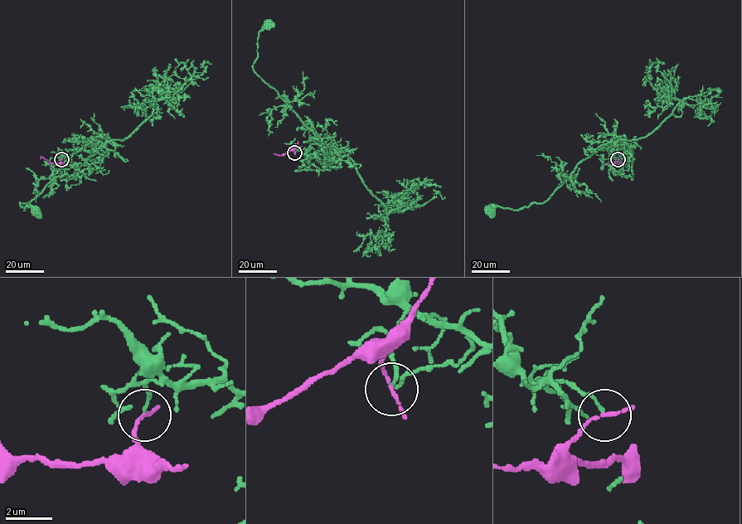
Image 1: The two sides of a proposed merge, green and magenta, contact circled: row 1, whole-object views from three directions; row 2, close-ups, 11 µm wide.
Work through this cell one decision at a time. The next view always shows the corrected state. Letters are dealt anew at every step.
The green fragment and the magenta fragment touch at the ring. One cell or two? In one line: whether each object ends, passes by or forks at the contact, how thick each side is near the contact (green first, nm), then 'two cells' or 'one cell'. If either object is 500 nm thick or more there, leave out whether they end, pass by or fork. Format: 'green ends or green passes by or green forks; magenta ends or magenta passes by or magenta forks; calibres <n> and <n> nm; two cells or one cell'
green ends; magenta passes by; calibres 100 and 120 nm; one cell

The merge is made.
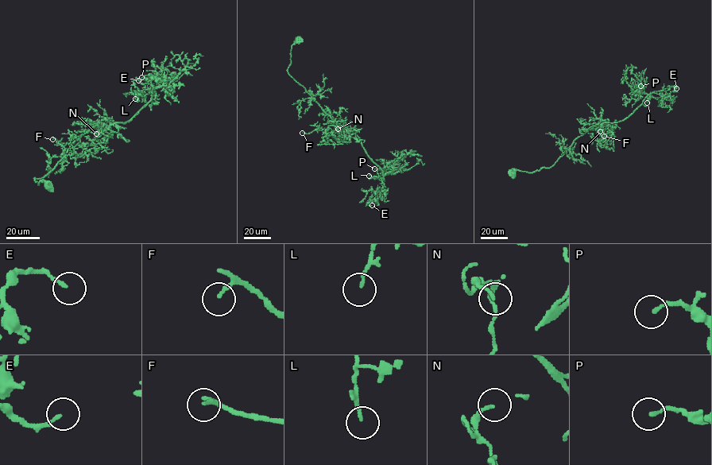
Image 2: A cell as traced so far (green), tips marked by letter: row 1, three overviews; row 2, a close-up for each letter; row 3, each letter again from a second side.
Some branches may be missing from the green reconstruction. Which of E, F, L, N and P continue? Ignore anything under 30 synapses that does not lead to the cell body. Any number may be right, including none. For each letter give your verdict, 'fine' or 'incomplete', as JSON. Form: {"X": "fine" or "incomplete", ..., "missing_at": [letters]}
{"E": "fine", "F": "fine", "L": "fine", "N": "fine", "P": "fine", "missing_at": []}

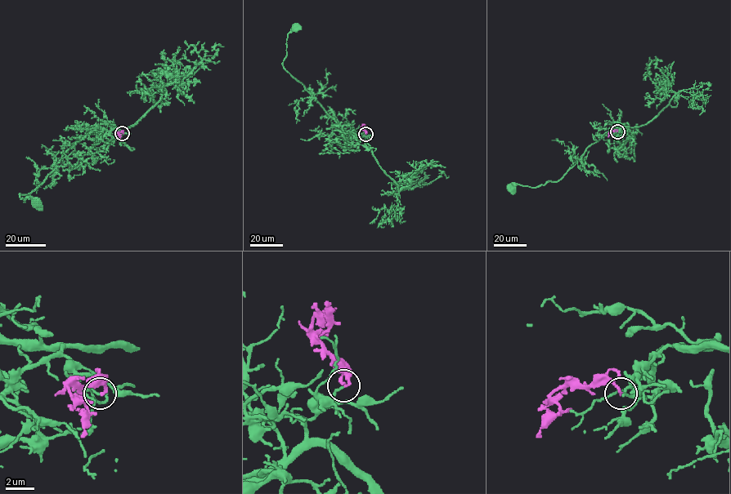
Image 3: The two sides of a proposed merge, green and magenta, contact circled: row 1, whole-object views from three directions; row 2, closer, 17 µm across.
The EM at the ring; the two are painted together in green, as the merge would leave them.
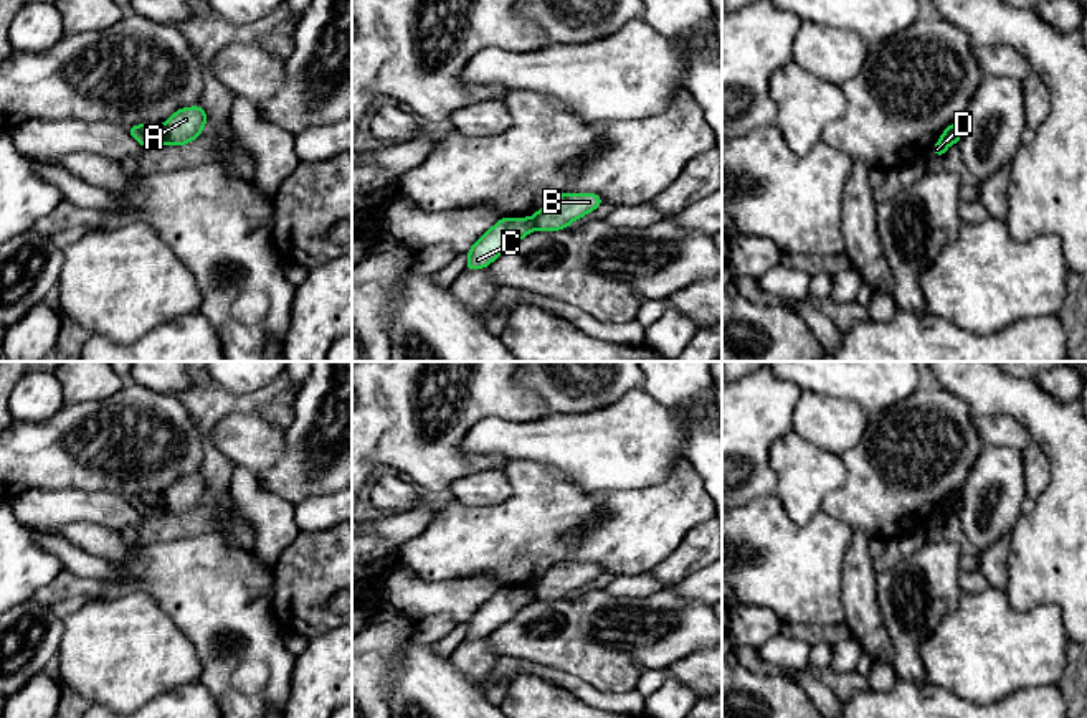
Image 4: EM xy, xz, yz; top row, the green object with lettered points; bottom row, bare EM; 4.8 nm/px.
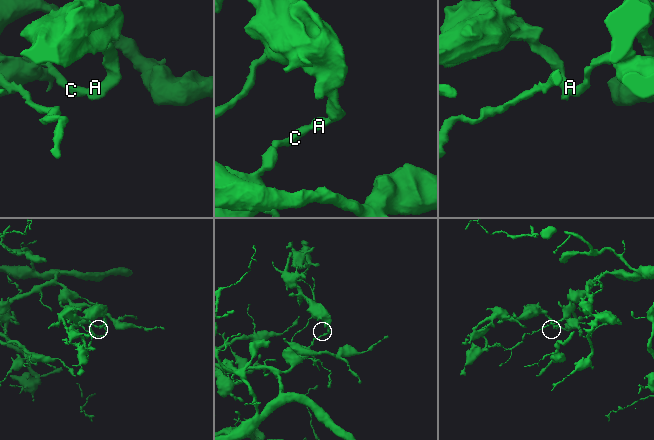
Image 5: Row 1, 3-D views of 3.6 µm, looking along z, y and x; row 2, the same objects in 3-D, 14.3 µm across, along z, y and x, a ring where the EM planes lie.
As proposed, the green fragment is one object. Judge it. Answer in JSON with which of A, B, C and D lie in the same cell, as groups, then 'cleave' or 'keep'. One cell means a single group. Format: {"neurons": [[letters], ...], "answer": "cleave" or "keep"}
{"neurons": [["A", "B", "D"], ["C"]], "answer": "cleave"}

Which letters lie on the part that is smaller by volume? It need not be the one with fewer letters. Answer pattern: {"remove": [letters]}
{"remove": ["A", "B", "D"]}

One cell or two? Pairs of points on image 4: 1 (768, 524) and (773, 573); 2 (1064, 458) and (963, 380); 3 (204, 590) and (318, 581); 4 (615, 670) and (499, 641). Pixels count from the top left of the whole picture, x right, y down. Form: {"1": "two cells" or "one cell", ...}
{"1": "one cell", "2": "one cell", "3": "two cells", "4": "one cell"}

